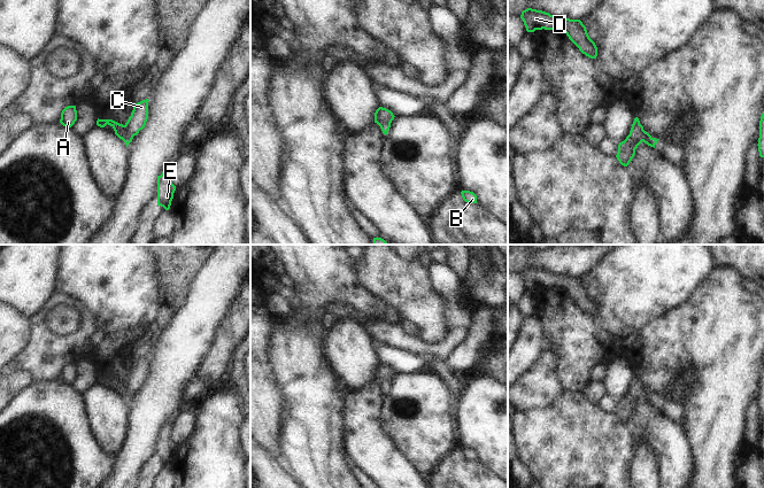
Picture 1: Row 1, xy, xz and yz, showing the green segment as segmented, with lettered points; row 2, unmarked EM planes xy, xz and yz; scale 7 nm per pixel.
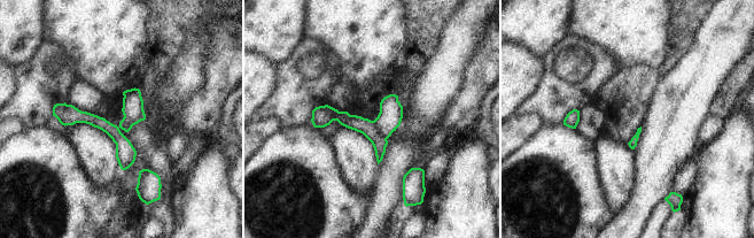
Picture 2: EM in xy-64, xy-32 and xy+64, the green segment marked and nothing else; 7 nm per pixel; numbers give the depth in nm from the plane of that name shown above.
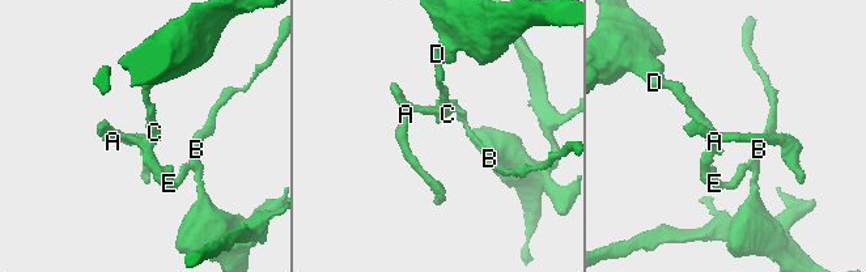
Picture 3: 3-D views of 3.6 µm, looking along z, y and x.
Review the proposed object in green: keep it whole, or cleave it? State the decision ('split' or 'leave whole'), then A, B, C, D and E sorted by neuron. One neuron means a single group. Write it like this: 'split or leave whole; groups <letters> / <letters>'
split; groups A B E / C D

